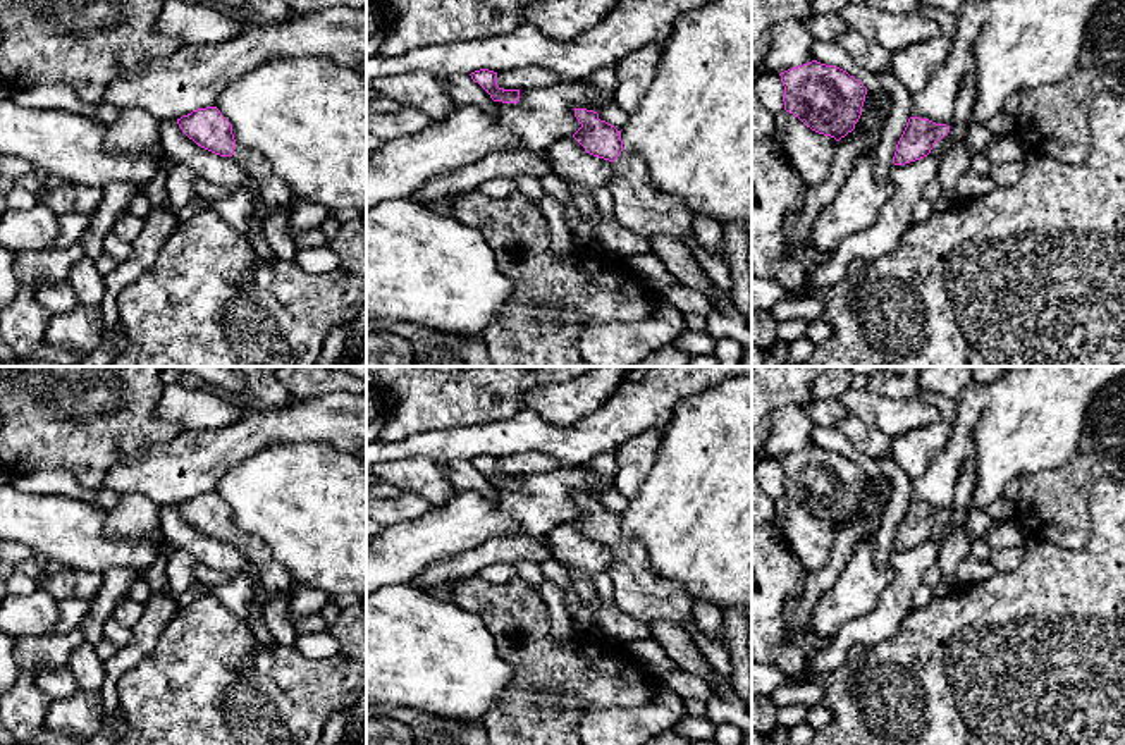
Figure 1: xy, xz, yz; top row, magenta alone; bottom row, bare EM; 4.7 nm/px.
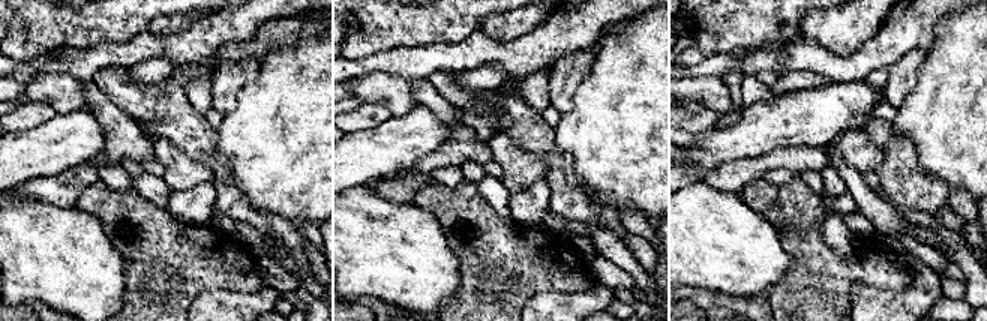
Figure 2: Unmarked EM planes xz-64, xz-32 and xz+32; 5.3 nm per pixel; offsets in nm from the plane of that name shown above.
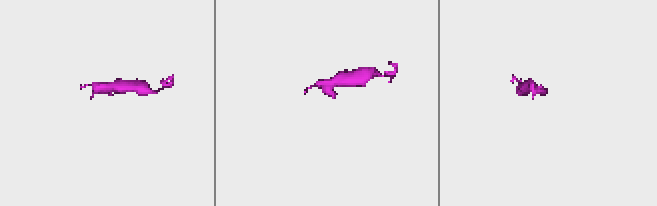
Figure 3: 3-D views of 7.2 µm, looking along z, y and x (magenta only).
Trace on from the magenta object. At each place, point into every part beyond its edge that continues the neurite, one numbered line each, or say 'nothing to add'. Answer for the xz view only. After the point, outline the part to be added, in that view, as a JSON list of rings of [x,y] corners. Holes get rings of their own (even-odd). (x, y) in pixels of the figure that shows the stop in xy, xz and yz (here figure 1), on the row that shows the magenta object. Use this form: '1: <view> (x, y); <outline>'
1: xz (639, 207); [[[623,150],[612,162],[607,188],[614,200],[614,222],[633,234],[664,234],[678,241],[692,234],[686,205],[652,186],[647,162],[640,155]]]

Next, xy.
1: xy (276, 193); [[[236,145],[232,158],[246,169],[251,184],[267,206],[263,224],[267,243],[275,256],[294,260],[298,244],[296,236],[289,231],[289,217],[298,201],[291,186],[275,174],[270,162],[256,150]]]

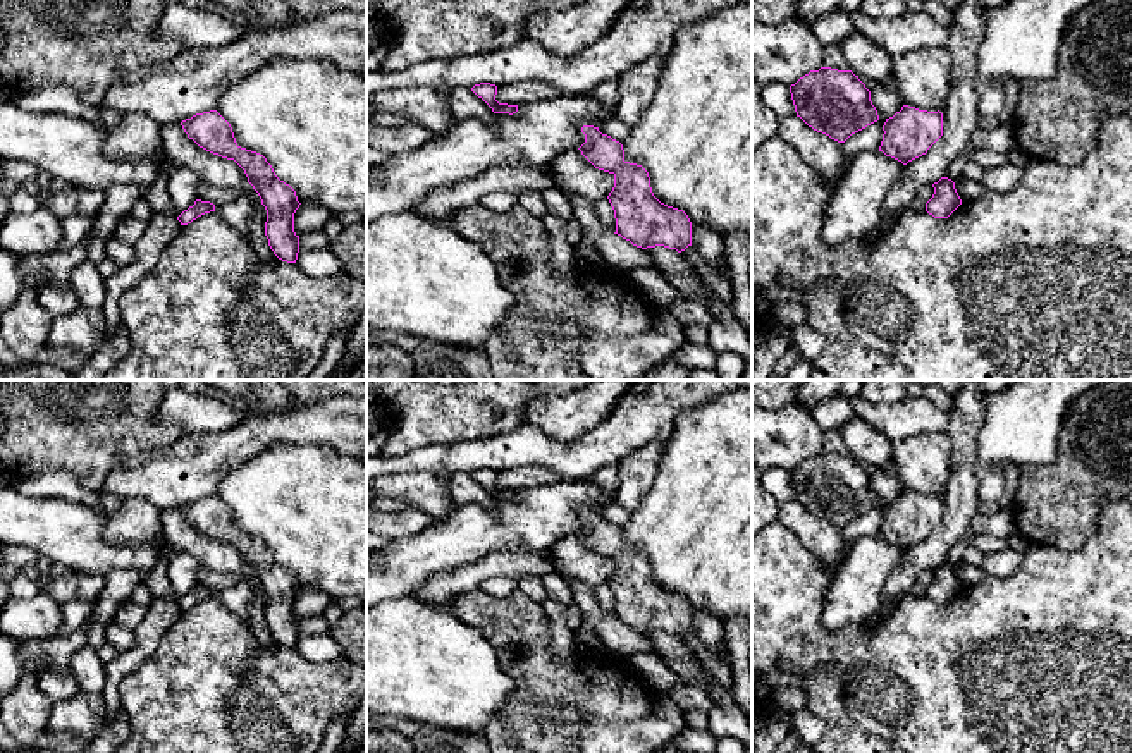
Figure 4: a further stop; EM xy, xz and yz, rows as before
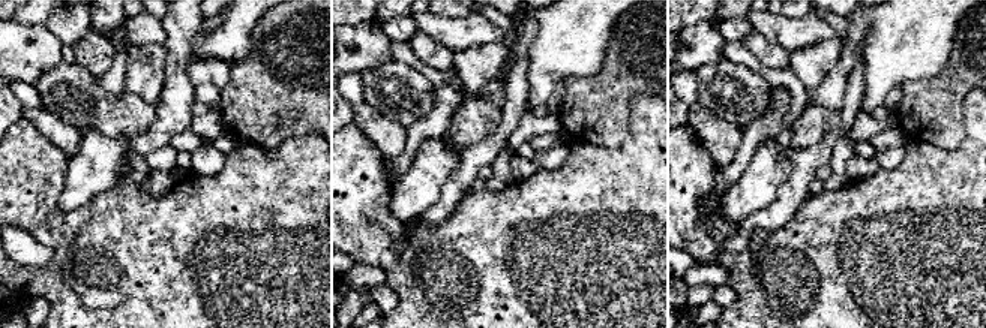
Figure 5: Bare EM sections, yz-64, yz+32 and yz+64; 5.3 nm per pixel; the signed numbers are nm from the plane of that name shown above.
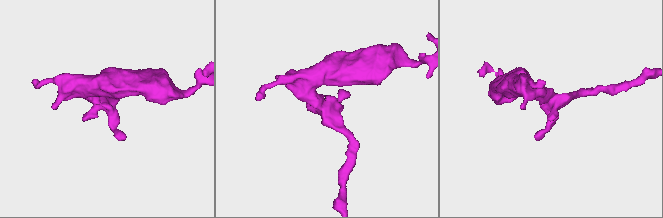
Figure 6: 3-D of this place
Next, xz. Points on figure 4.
nothing to add

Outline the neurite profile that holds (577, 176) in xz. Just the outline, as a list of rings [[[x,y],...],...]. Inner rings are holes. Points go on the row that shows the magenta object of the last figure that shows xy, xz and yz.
[[[569,150],[552,160],[549,170],[563,191],[594,205],[607,199],[614,187],[614,174],[595,168],[580,150]]]

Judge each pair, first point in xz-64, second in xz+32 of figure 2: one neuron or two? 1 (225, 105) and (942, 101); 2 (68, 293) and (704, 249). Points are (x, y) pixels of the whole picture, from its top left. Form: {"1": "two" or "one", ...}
{"1": "two", "2": "one"}

